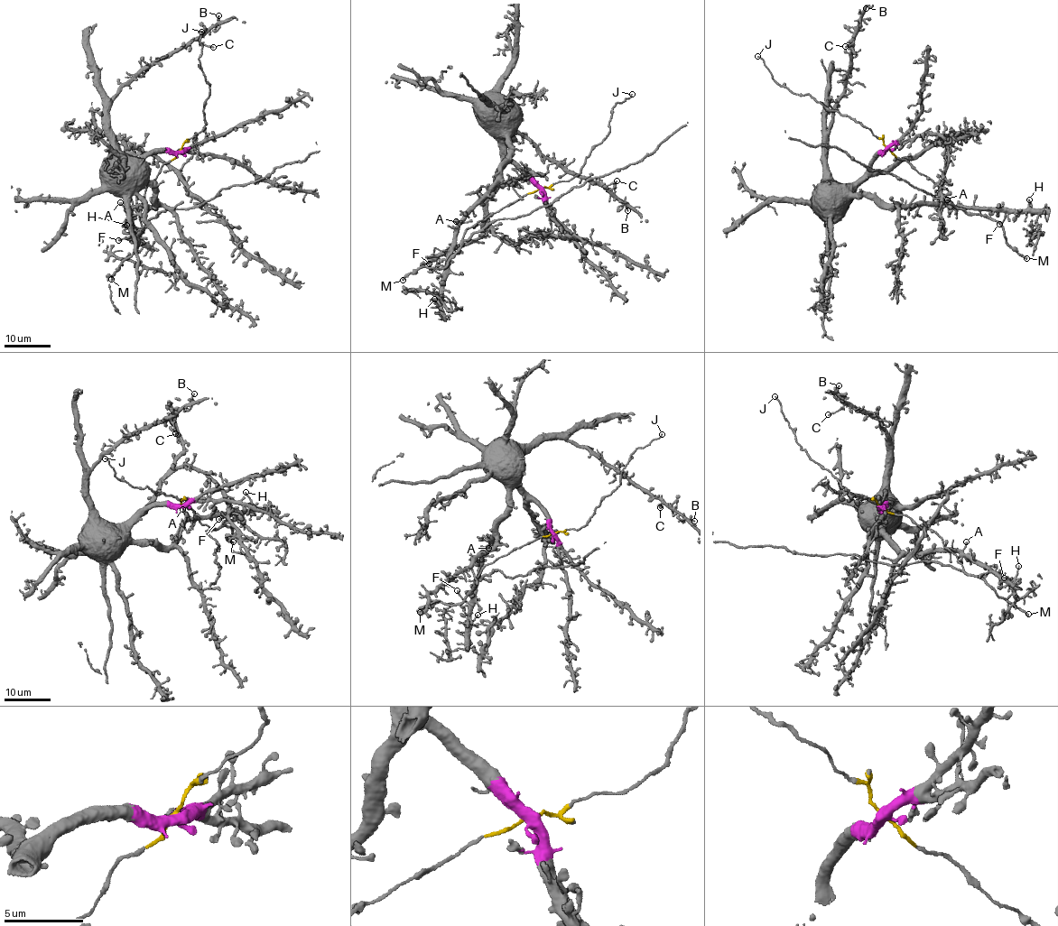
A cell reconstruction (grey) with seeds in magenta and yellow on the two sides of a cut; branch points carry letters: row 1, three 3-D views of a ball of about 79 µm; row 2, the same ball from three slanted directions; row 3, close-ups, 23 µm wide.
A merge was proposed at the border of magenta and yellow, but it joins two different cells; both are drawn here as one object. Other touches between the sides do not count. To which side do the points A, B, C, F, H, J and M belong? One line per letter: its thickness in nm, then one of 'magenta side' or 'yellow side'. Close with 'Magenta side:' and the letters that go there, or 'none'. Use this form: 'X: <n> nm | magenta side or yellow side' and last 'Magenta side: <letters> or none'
A: 240 nm | magenta side
B: 170 nm | magenta side
C: 140 nm | magenta side
F: 240 nm | magenta side
H: 180 nm | magenta side
J: 160 nm | yellow side
M: 280 nm | yellow side
Magenta side: A, B, C, F, H

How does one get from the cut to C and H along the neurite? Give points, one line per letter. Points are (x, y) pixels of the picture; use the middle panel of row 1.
C: (540, 188), (506, 154), (499, 115), (545, 156), (564, 169), (592, 179), (600, 186), (616, 180)
H: (540, 188), (511, 160), (504, 144), (507, 137), (507, 164), (459, 226), (442, 296), (434, 299)

